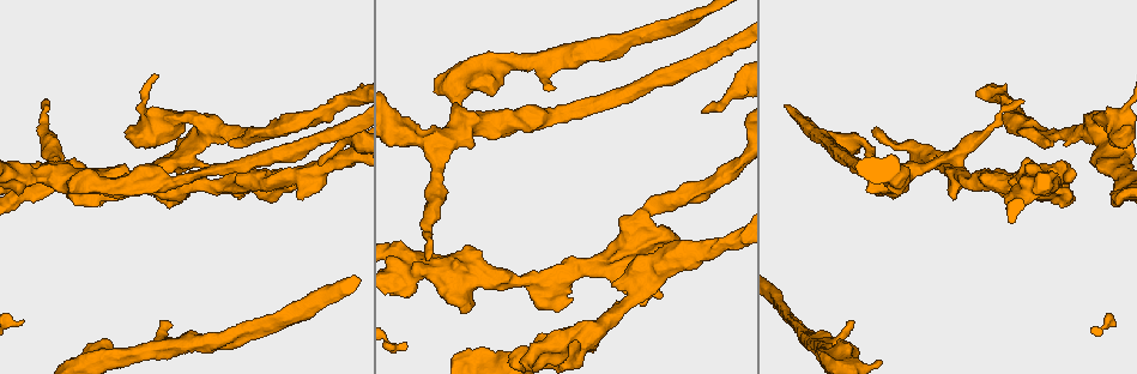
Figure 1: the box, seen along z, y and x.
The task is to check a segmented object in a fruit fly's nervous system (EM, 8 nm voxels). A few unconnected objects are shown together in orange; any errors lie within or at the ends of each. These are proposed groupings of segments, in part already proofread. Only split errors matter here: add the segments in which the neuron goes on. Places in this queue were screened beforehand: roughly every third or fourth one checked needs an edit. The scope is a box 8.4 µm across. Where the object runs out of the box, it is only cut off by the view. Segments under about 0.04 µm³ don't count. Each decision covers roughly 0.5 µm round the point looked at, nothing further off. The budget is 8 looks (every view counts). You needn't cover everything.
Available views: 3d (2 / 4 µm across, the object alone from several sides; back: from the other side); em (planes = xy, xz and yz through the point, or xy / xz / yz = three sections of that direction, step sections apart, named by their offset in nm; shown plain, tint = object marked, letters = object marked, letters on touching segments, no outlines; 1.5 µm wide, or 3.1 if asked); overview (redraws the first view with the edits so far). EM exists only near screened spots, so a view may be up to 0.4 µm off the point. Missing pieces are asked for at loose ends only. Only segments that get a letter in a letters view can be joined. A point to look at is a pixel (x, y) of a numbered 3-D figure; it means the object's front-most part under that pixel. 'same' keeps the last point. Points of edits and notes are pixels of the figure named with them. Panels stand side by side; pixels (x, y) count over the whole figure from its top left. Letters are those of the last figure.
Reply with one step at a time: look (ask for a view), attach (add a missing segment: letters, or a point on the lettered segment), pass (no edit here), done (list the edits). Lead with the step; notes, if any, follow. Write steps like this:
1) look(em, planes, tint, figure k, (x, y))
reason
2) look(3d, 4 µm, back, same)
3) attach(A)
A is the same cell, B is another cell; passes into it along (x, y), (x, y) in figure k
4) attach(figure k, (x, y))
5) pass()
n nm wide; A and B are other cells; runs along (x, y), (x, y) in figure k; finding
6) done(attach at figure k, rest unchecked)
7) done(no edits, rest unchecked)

look(em, planes, letters, figure 1, (45, 102))
thin end

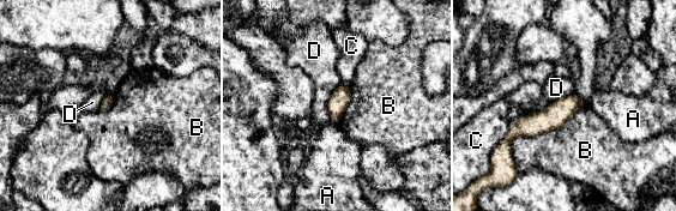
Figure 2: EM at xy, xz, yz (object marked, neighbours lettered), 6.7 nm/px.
pass()
B touches over 650 nm; A, B, C and D are other cells; none of them fits

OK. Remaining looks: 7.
look(3d, 4 µm, figure 1, (554, 87))
an open end

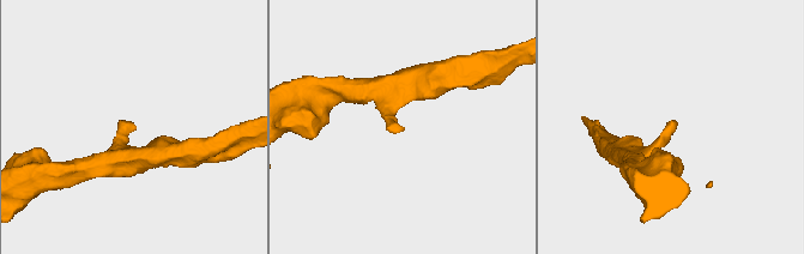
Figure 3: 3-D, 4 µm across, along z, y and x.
look(em, yz, step 4, plain, figure 3, (133, 126))

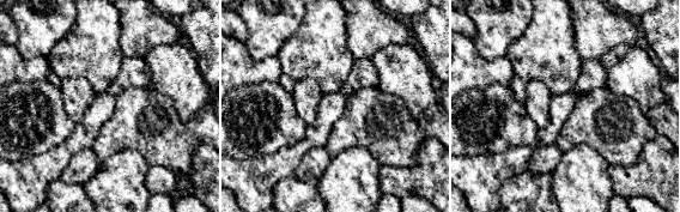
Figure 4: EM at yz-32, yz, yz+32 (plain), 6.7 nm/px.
look(em, yz, step 4, letters, same)
what lies round it

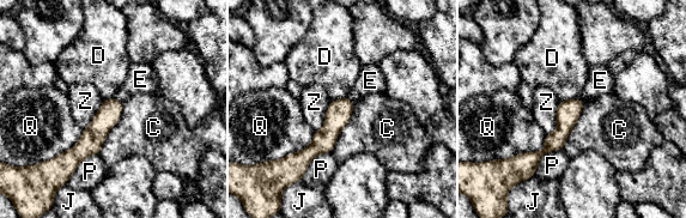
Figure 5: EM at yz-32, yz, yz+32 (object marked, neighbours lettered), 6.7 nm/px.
pass()
160 nm wide; C, D, E, J, P, Q and Z are other cells; border along (580, 97), (559, 102) in figure 5; no lettered segment goes on from it

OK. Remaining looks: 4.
look(em, xy, step 8, letters, figure 1, (661, 297))
an open end

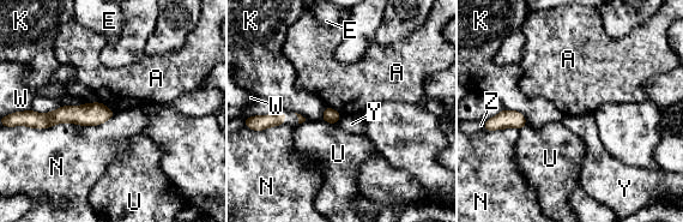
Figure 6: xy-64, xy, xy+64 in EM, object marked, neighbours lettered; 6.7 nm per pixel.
look(em, planes, letters, same)

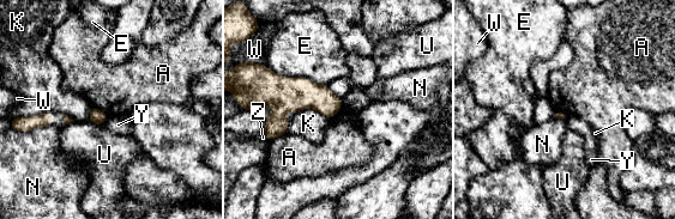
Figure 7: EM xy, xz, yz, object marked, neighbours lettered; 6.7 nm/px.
pass()
E touches over 420 nm; A, E, K, N, U, W, Y and Z are other cells; border along (342, 104), (329, 119) in figure 7; none of them fits

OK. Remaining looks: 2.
look(em, planes, letters, figure 1, (593, 351))
an open end

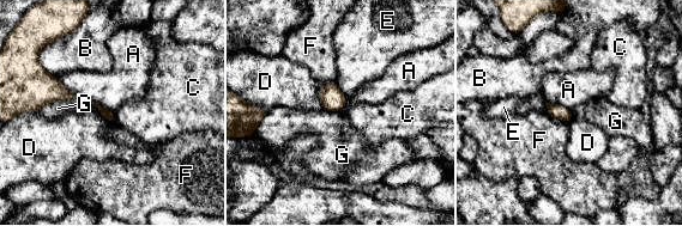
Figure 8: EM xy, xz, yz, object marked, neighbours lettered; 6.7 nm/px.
pass()
A, B, C, D, E, F and G are other cells; border along (545, 99), (571, 110) in figure 8; no lettered segment goes on from it

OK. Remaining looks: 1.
done(no edits, rest unchecked)

